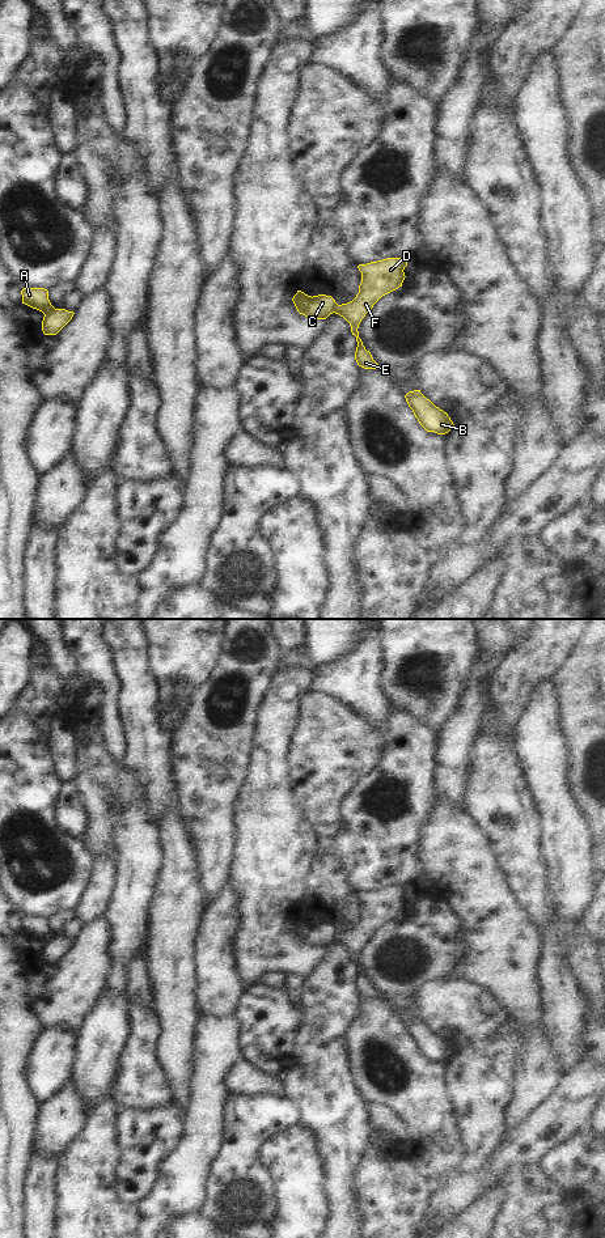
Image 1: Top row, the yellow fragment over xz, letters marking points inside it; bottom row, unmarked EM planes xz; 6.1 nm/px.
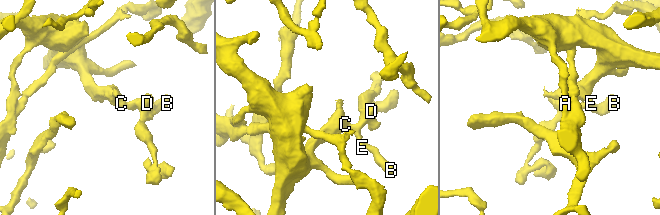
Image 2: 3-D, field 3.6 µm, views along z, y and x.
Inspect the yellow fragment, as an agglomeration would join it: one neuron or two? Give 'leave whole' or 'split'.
leave whole

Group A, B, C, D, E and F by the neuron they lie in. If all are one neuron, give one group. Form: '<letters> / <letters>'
A B C D E F

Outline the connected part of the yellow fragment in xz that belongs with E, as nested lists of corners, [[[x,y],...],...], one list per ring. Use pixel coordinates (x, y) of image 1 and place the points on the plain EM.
[[[386,886],[359,893],[358,896],[361,900],[359,921],[347,932],[338,933],[331,924],[312,925],[301,919],[297,919],[292,929],[300,942],[313,947],[326,947],[333,941],[343,945],[350,951],[352,963],[356,964],[355,988],[358,993],[364,997],[378,997],[371,980],[363,974],[358,957],[365,942],[382,924],[402,915],[406,894],[407,889],[403,886]]]

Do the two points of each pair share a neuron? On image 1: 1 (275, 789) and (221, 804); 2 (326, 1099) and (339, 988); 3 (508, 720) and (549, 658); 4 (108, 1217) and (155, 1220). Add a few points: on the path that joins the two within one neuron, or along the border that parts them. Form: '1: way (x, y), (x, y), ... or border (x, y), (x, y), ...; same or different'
1: border (246, 771), (233, 805), (233, 826), (236, 831); different
2: way (326, 1072), (329, 1016); same
3: way (511, 704), (511, 696), (533, 674); same
4: border (136, 1204), (138, 1224); different

